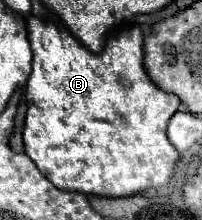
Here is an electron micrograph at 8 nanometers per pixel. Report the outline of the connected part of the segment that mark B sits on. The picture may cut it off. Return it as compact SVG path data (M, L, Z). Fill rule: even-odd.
M28 16L28 40L34 52L32 74L26 84L28 114L24 126L26 154L38 170L60 190L82 192L88 196L126 198L150 188L168 186L180 152L172 148L166 128L168 120L178 112L182 100L168 94L148 78L144 68L144 34L138 26L116 30L108 36L104 52L92 54L64 26Z

